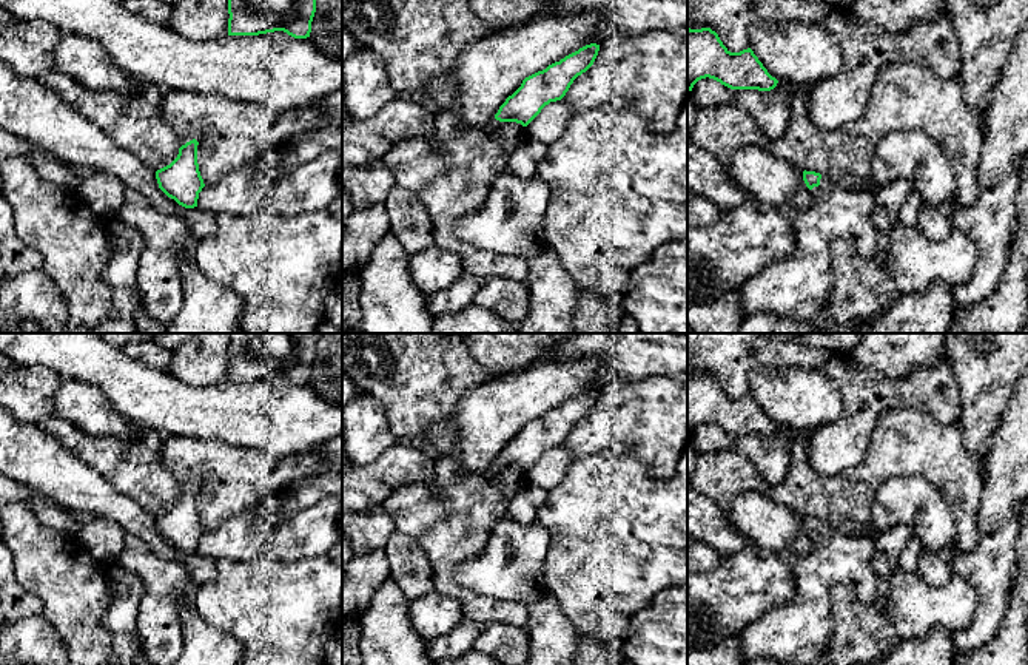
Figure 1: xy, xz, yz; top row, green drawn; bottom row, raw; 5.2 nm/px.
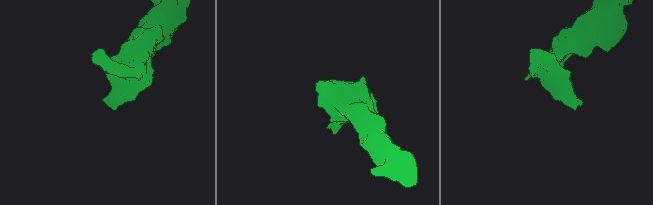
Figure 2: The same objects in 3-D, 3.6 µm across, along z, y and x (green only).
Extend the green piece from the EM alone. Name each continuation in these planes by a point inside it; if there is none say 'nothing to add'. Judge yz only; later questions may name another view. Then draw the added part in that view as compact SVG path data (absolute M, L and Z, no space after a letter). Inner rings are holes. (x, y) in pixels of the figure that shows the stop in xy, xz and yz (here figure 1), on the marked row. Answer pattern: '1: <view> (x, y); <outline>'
1: yz (797, 287); M821 174L820 185L811 190L808 208L781 207L780 213L797 236L795 253L769 265L741 287L741 319L771 313L814 322L834 284L831 242L843 238L868 259L879 253L874 204L871 190L848 190Z

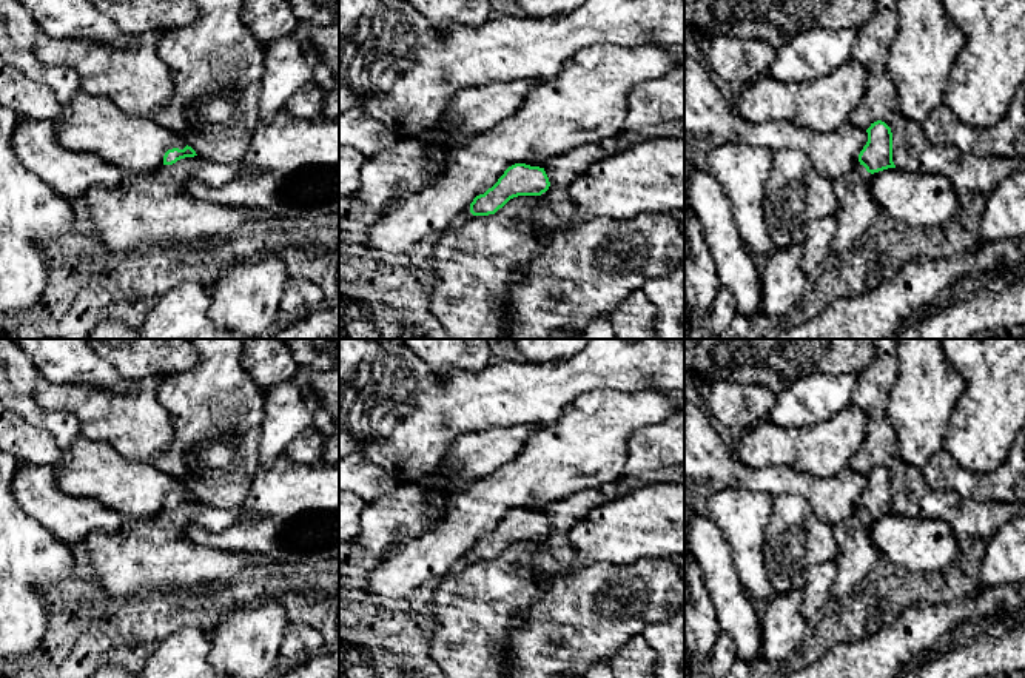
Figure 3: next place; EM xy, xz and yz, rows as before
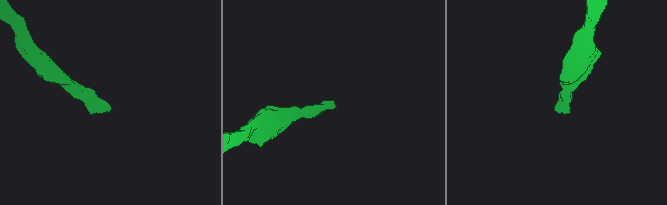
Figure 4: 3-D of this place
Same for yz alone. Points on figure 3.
1: yz (857, 211); M863 165L837 177L834 194L837 197L837 233L831 243L832 253L842 253L854 247L883 213L874 200L872 174Z

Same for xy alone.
1: xy (145, 208); M199 156L180 159L173 165L162 165L154 171L122 171L122 180L117 186L94 185L86 191L91 231L99 245L109 254L165 240L227 240L245 230L257 233L270 220L264 213L200 200L188 191L190 180L197 180L210 188L222 188L239 177L239 163L214 163Z

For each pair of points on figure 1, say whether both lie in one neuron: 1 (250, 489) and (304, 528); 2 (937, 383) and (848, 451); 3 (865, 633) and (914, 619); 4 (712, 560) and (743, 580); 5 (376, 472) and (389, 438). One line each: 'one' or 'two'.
1: two
2: one
3: two
4: two
5: two

